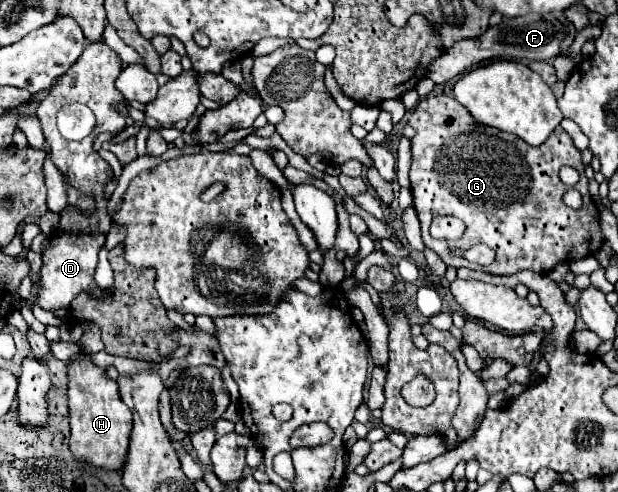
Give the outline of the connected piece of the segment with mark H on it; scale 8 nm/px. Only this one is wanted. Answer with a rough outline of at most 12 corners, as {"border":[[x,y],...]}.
{"border":[[87,354],[69,364],[69,450],[123,470],[131,410]]}

